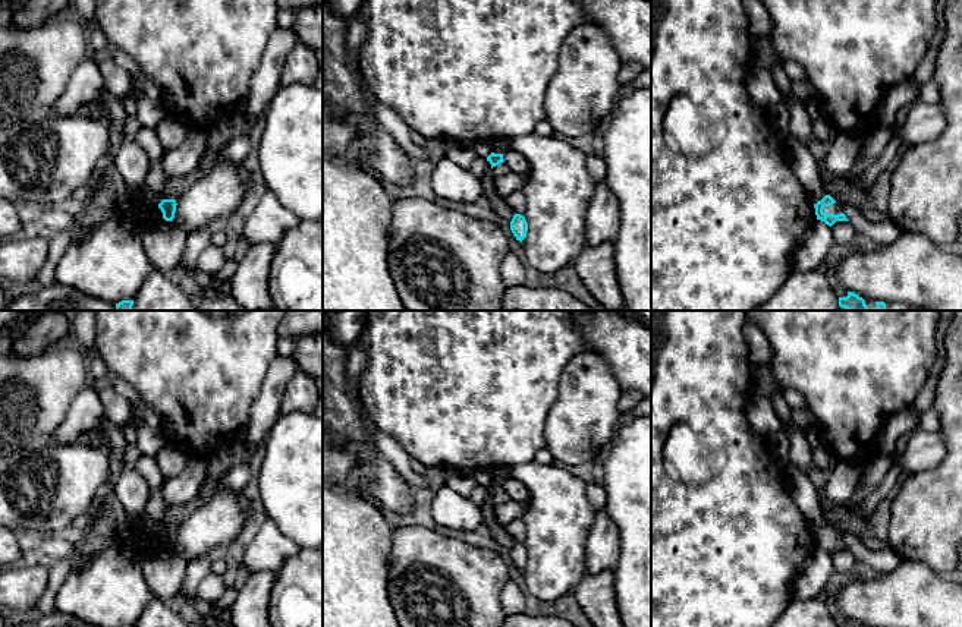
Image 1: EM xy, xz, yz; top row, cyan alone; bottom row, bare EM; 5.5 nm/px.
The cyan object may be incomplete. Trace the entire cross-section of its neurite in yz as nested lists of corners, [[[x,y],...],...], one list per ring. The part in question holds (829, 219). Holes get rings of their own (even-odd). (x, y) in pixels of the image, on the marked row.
[[[826,195],[821,201],[814,204],[814,208],[815,208],[817,220],[824,221],[830,227],[836,221],[849,221],[830,195]]]

